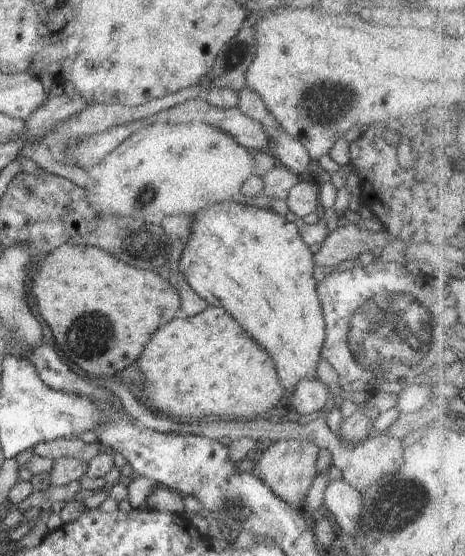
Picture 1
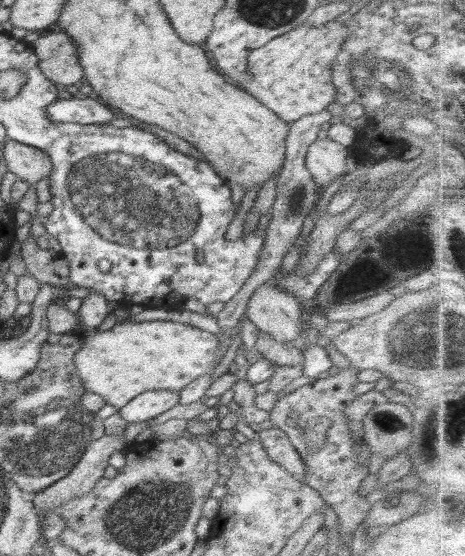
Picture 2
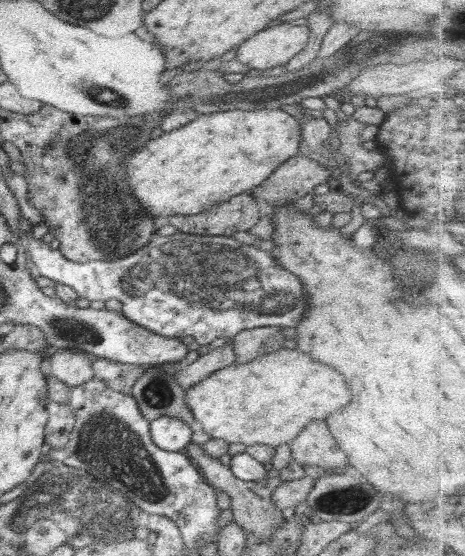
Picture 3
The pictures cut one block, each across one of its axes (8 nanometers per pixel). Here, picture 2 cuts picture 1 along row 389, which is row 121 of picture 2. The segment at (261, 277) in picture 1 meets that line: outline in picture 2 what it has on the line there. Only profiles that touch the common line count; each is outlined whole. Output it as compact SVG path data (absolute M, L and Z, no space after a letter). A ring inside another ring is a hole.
M335 19L316 28L302 24L273 38L264 46L250 51L248 72L252 78L244 81L240 88L258 98L263 106L288 125L302 116L323 112L329 104L336 102L330 63L338 55L348 33L350 25Z

